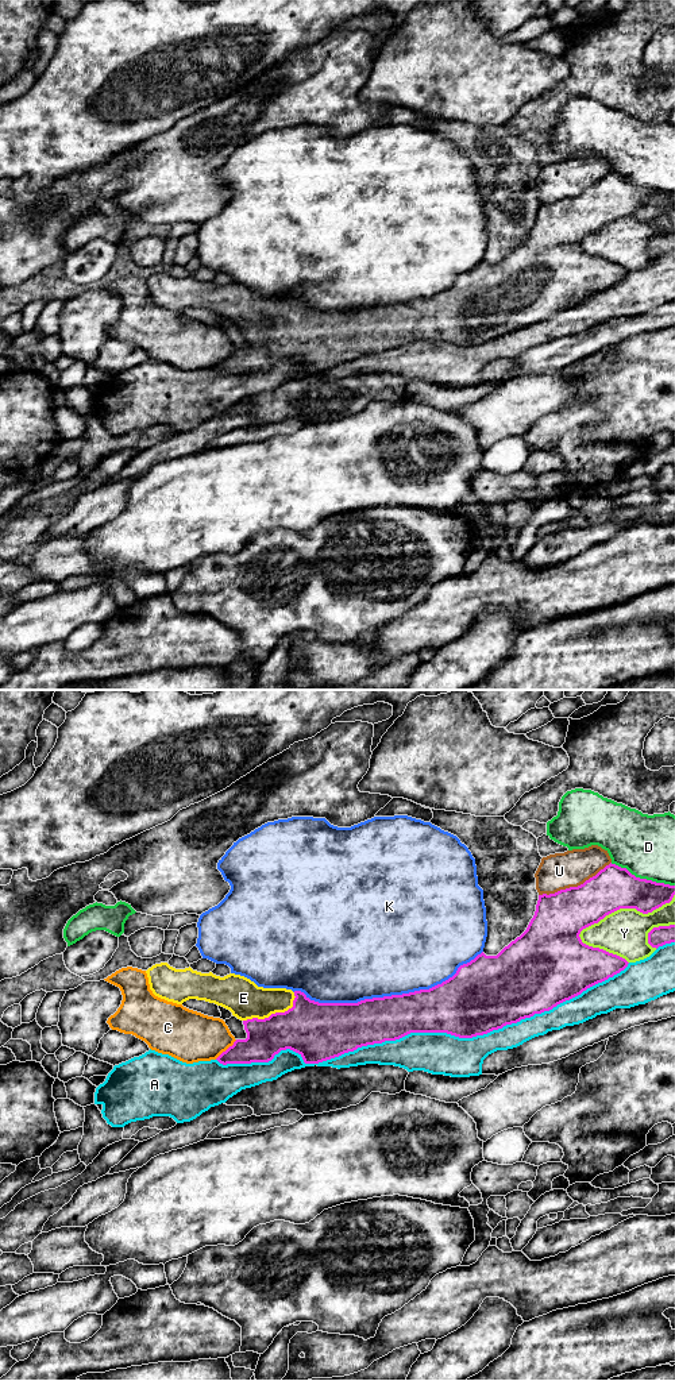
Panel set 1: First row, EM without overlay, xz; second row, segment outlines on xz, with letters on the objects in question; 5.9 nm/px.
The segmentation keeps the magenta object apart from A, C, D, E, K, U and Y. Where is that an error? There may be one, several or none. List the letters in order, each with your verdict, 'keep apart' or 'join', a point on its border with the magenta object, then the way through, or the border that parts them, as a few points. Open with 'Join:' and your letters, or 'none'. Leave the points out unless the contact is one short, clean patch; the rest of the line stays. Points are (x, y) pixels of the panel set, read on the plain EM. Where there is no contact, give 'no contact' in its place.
Join: E
A: keep apart | xz (421, 340)
C: keep apart | xz (227, 358)
D: keep apart | xz (643, 188)
E: join | xz (276, 321)
K: keep apart | xz (388, 305)
U: keep apart | xz (574, 196)
Y: keep apart | xz (627, 216)

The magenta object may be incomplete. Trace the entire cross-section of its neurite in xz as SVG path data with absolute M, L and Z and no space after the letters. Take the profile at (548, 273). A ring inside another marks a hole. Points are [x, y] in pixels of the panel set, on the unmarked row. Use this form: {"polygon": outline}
{"polygon": "M610 171L578 196L539 204L526 239L497 265L482 261L460 274L452 286L429 298L358 312L319 312L301 300L263 297L240 283L220 286L190 275L176 278L167 271L155 273L146 282L155 305L177 313L189 308L215 312L243 331L247 347L236 348L223 360L216 367L220 373L269 371L286 358L298 362L305 373L319 373L362 355L400 348L410 342L447 342L472 347L549 320L613 286L629 273L617 263L583 252L579 246L583 238L620 217L652 221L670 212L674 204L675 194L636 186L626 177Z"}

